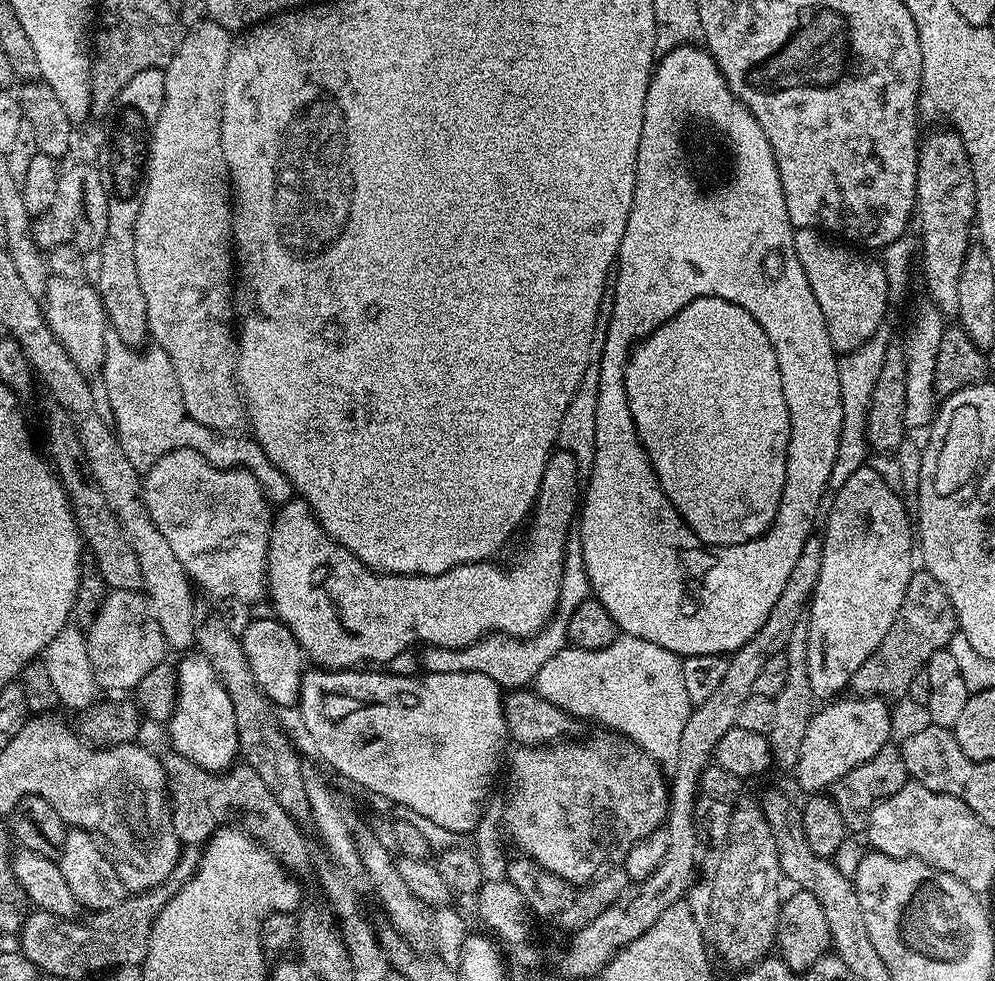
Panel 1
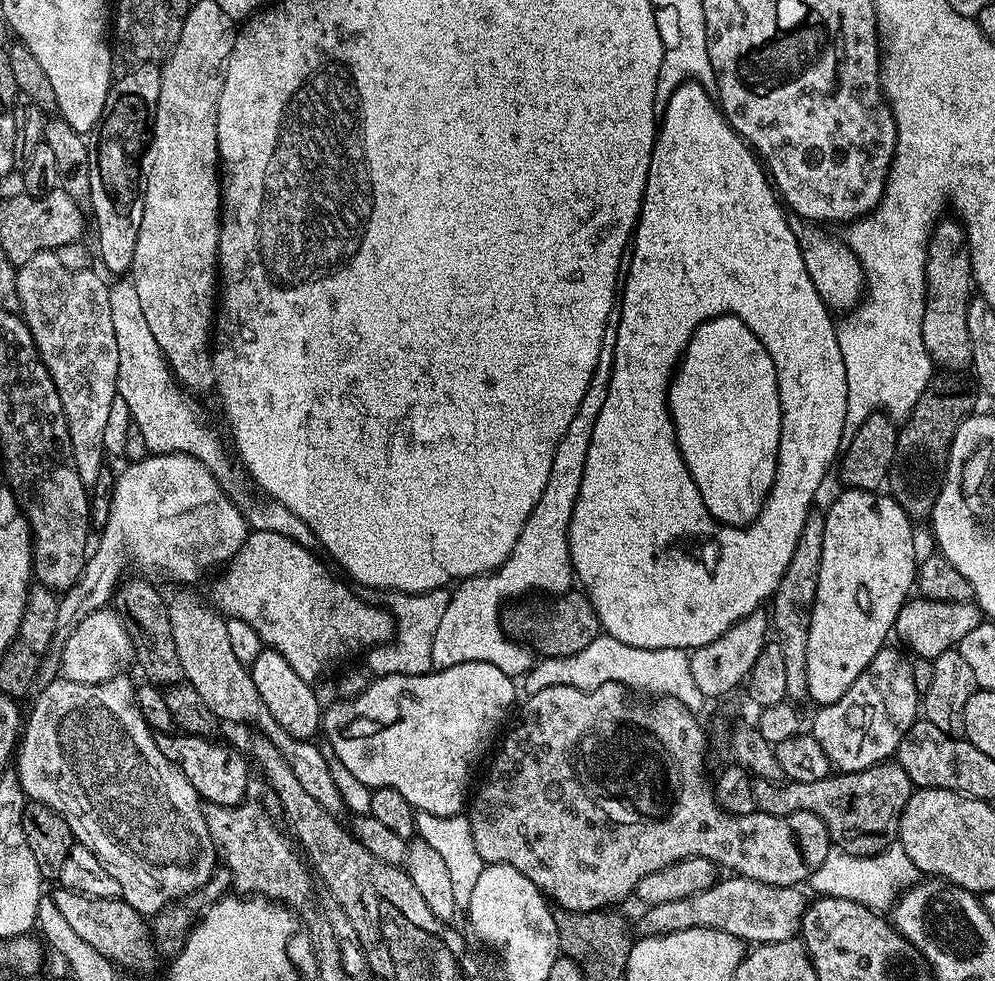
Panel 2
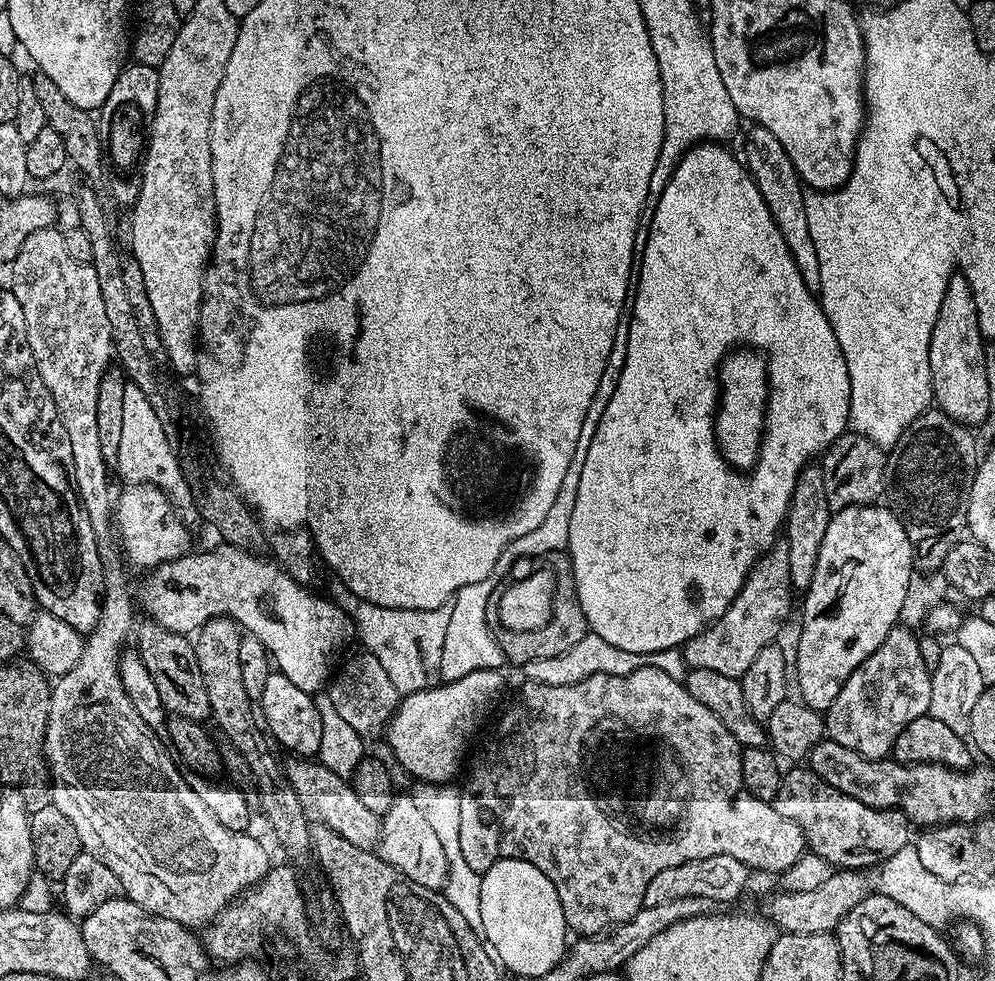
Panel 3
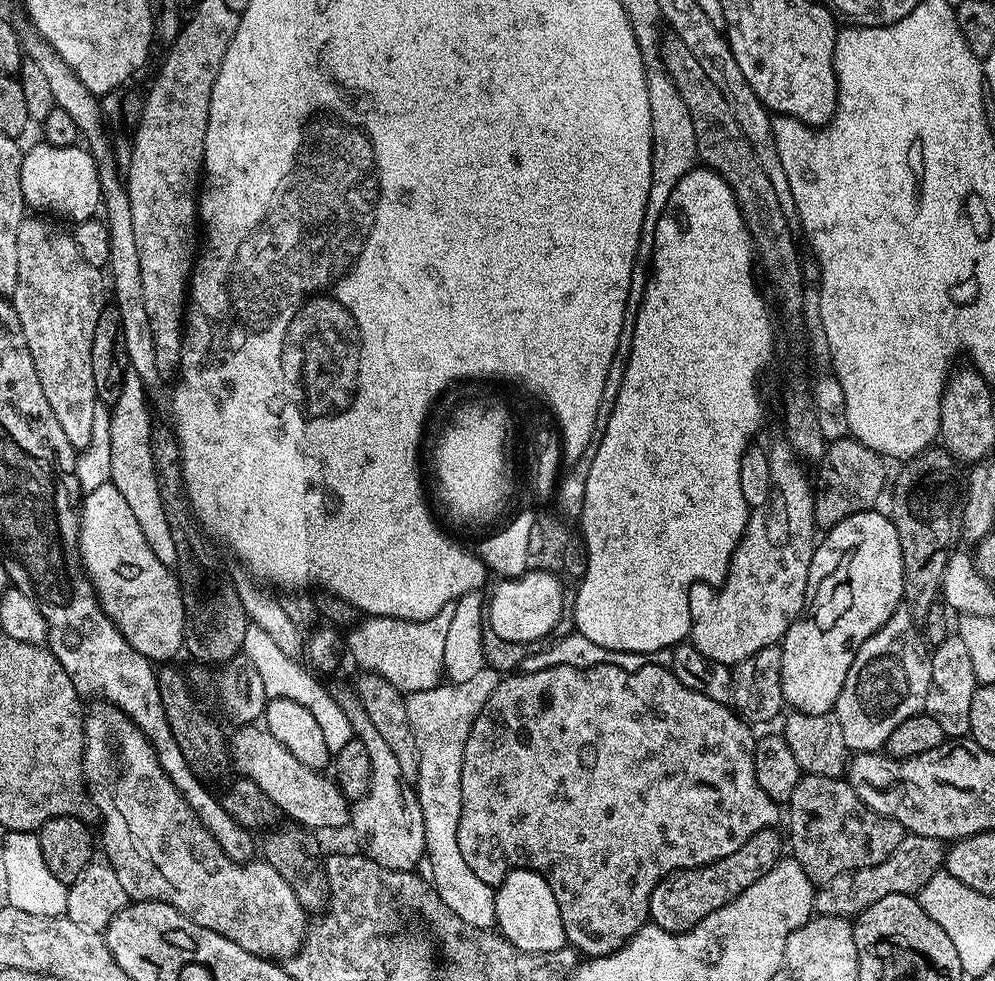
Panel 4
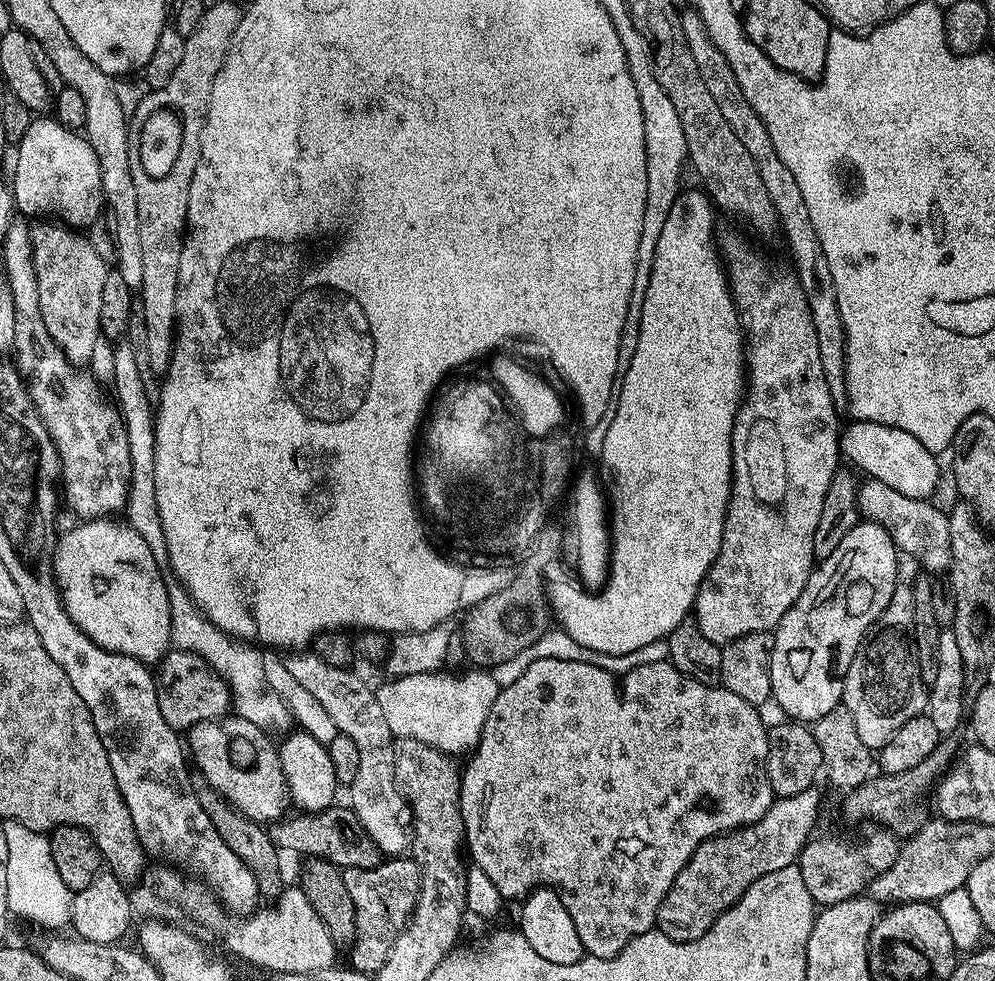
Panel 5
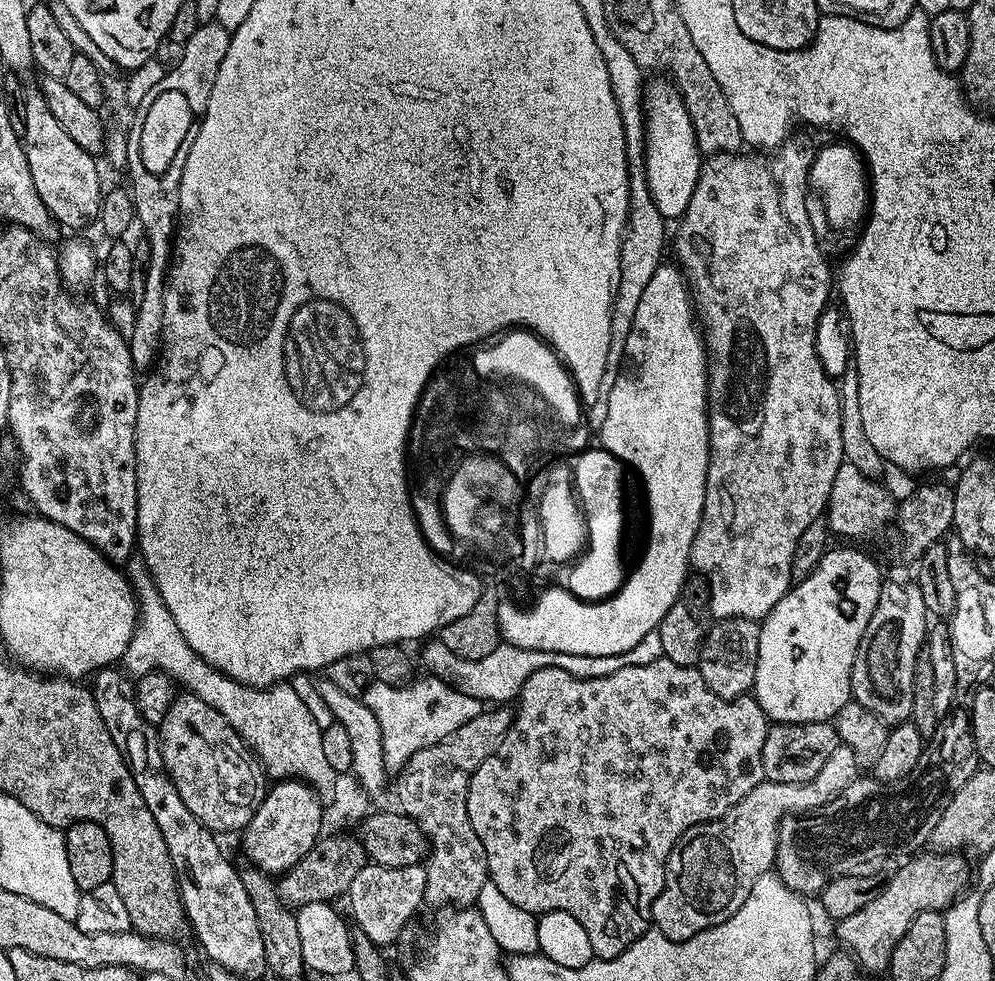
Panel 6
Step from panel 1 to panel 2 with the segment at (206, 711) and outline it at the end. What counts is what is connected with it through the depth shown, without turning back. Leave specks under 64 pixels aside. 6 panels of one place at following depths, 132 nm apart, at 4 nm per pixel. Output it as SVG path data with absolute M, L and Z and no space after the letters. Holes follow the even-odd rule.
M160 734L160 735L156 736L156 741L158 742L158 750L162 750L162 754L166 754L166 758L170 758L170 762L174 762L176 765L178 765L178 767L182 770L182 774L186 774L186 778L190 782L190 786L194 786L194 790L200 796L201 801L207 802L208 804L217 804L218 806L234 806L235 804L245 803L245 800L246 800L247 796L244 796L244 795L246 795L247 792L248 792L248 764L249 764L249 761L246 759L246 756L245 756L246 761L244 761L244 756L243 756L242 753L239 752L238 749L231 748L231 746L228 745L228 744L219 744L219 742L216 741L216 738L209 738L209 737L206 737L206 736L189 736L187 734L175 734L176 736L168 736L168 735L172 735L172 734Z

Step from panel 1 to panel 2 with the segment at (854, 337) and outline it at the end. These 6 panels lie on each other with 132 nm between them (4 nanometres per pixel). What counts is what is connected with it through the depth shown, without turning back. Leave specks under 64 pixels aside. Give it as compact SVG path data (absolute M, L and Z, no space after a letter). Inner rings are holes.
M816 222L797 223L796 241L802 250L802 262L806 262L810 282L814 282L814 290L818 290L828 309L836 314L844 314L860 303L866 291L864 271L854 250L850 250L850 246L839 235L831 236L824 228L827 227Z

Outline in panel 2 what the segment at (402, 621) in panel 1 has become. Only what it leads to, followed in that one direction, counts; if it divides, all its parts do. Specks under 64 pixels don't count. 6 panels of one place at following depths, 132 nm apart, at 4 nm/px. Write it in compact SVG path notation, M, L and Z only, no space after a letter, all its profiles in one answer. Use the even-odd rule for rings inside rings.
M249 531L236 559L221 571L225 572L217 578L210 597L211 603L225 617L236 617L248 622L258 632L264 646L282 654L282 658L294 666L294 674L309 682L316 682L319 676L334 671L343 660L387 643L396 630L393 616L386 607L379 603L367 604L347 579L339 580L320 558L305 544L299 544L286 534Z

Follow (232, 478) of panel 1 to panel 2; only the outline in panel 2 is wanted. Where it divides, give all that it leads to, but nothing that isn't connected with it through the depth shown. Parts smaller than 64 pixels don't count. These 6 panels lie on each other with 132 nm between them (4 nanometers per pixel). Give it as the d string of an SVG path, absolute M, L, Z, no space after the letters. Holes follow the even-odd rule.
M175 452L174 454L166 454L165 456L148 454L143 458L133 459L131 463L132 465L130 465L124 473L121 474L120 472L119 475L115 477L109 521L106 522L104 530L101 531L98 536L98 538L100 538L100 545L98 545L97 548L95 545L94 551L89 555L88 562L84 566L84 572L80 575L77 584L75 584L73 588L67 589L67 591L59 597L60 610L62 613L62 628L65 633L73 632L78 626L78 622L82 622L82 618L86 618L91 612L97 612L99 608L109 607L110 601L108 601L108 599L110 599L111 596L113 599L114 593L117 591L118 585L125 575L123 572L124 567L128 564L128 560L132 564L137 564L140 568L145 568L148 572L161 572L162 575L169 576L172 580L185 580L185 582L188 583L185 585L192 586L192 583L194 583L195 580L202 579L215 564L224 566L235 560L238 550L244 544L244 539L247 538L250 531L248 521L245 520L242 513L240 513L241 505L237 503L235 499L232 499L223 492L218 477L210 472L205 461L199 460L196 456L187 456L181 452Z

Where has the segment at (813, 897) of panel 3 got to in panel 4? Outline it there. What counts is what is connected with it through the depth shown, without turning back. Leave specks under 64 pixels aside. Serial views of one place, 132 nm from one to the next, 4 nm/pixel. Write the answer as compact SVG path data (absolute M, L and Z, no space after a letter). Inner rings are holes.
M905 835L904 840L898 842L898 850L894 850L894 854L890 854L890 858L886 858L886 862L878 862L878 866L866 866L862 870L850 870L846 874L838 874L838 878L830 878L830 882L819 885L814 892L815 911L822 916L855 918L862 910L866 910L866 906L874 906L874 902L886 898L886 894L919 893L920 888L926 886L926 882L930 882L933 874L943 865L945 851L945 845L939 840L925 836Z

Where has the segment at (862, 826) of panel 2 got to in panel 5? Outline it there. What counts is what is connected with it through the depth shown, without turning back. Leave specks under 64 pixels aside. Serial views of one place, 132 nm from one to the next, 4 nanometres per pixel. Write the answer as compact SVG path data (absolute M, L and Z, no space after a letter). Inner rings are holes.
M872 827L866 829L861 836L817 835L804 845L800 851L798 867L806 890L810 890L813 904L827 906L861 895L874 882L874 878L878 878L878 874L894 866L900 853L901 841L885 827Z

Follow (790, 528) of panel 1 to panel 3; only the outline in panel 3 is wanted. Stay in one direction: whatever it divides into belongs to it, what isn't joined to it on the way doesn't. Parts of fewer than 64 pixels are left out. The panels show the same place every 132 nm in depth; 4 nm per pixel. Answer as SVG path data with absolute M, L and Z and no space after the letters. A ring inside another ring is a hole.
M720 142L693 143L692 148L678 162L658 202L651 209L652 220L647 221L646 250L642 250L642 262L638 265L634 295L630 300L632 317L628 323L630 334L626 342L626 362L622 362L618 386L614 386L614 394L610 394L610 402L606 402L602 418L591 429L590 450L586 450L586 458L582 462L582 478L578 478L574 514L570 514L570 538L566 556L572 559L572 580L576 583L574 600L586 614L590 631L598 634L598 638L606 638L610 646L618 646L618 650L647 654L664 652L668 648L679 649L687 640L694 638L703 628L717 620L730 606L730 602L734 602L738 590L742 590L752 567L777 543L794 492L796 476L805 464L827 452L828 445L844 435L849 427L850 374L846 370L846 358L842 358L842 346L838 346L838 338L834 338L834 330L819 299L802 280L798 266L795 265L762 194L759 193L755 179L745 165L737 157L736 161L724 148L727 147ZM737 346L747 346L761 353L768 366L765 438L760 445L760 459L747 474L741 474L724 461L724 455L716 444L714 419L718 403L720 363Z

